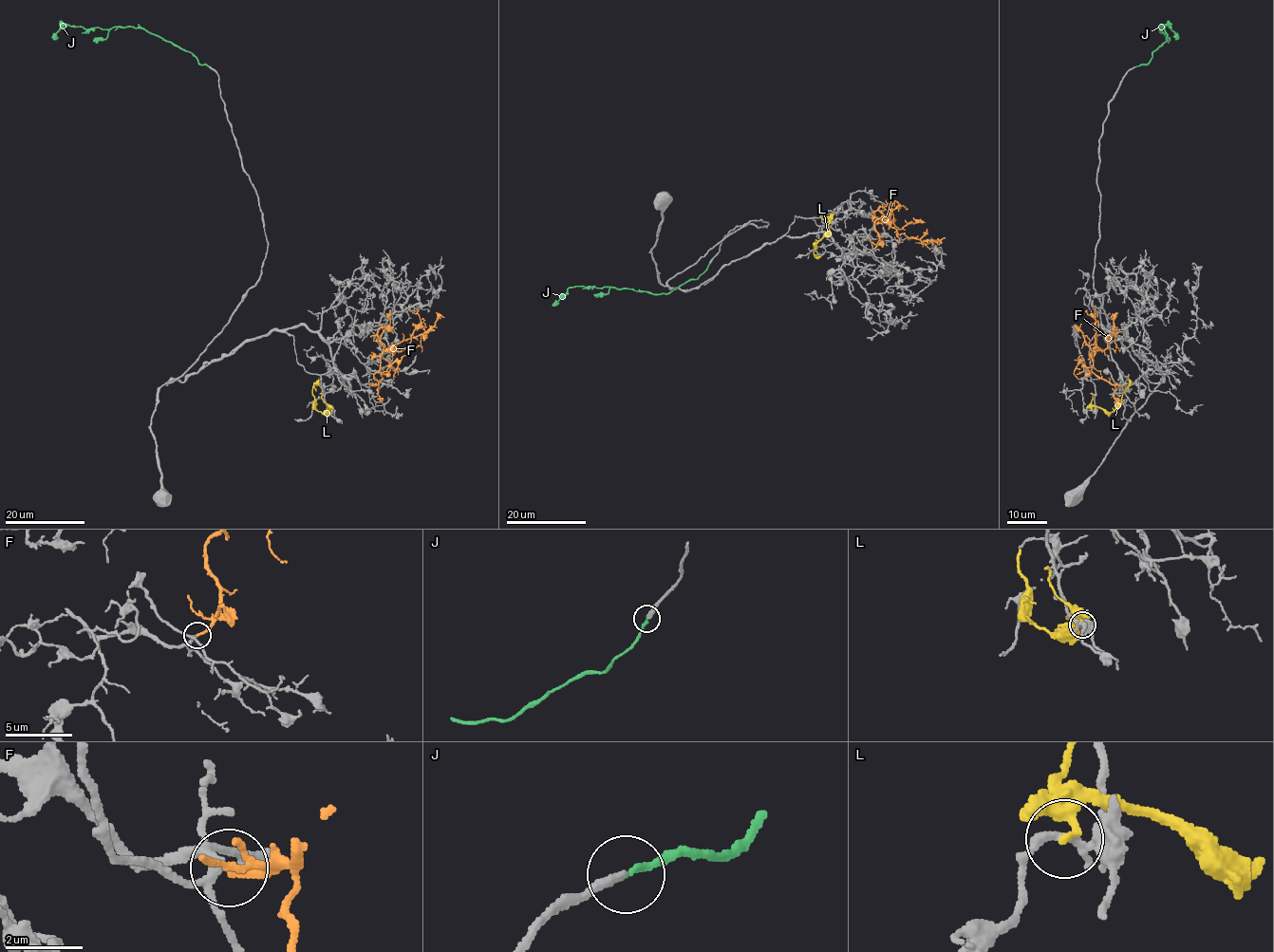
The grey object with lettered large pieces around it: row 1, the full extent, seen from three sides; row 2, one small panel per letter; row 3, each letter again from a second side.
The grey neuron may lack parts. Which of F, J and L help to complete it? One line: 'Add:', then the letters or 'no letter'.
Add: F, J

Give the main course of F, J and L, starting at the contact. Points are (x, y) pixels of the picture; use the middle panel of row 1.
F: (871, 250), (879, 241), (874, 222), (880, 218), (895, 230), (896, 234), (923, 241), (945, 237)
J: (709, 264), (695, 279), (686, 280), (666, 293), (611, 287), (570, 287), (554, 306)
L: (832, 217), (827, 233), (815, 243), (813, 253), (815, 256), (819, 254)

